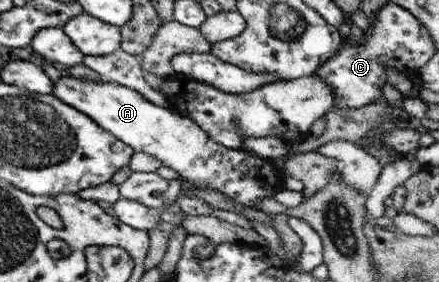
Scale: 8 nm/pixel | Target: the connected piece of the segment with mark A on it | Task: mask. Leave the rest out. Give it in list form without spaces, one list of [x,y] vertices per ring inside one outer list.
[[[64,73],[56,82],[52,82],[51,94],[94,120],[99,128],[115,135],[117,140],[135,152],[154,156],[161,166],[171,168],[182,179],[199,188],[219,190],[241,206],[254,208],[256,200],[285,189],[282,182],[285,174],[277,170],[272,159],[257,156],[246,148],[230,149],[215,144],[191,119],[145,100],[126,86],[112,82],[82,81]]]

